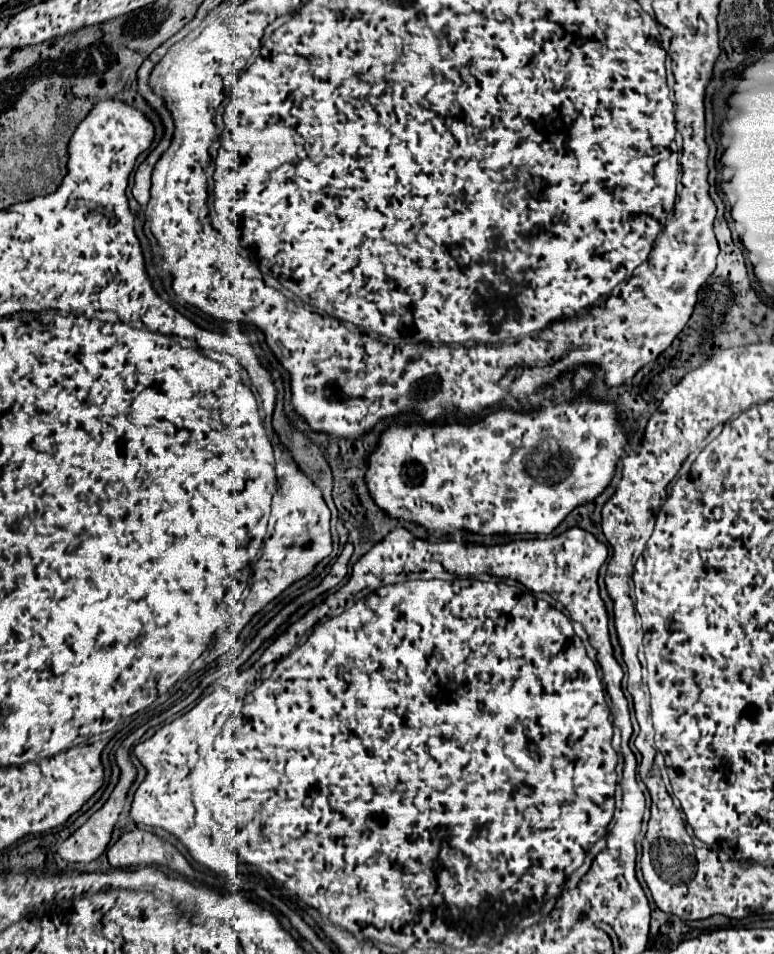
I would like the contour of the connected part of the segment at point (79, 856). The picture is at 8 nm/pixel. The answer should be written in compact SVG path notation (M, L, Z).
M123 742L116 751L115 757L121 770L117 786L113 788L113 792L111 792L111 796L107 798L107 802L105 802L105 804L103 804L103 806L101 806L101 808L81 826L81 828L77 828L61 846L57 846L57 856L61 856L65 862L91 862L91 860L99 858L99 856L105 852L105 848L107 848L107 844L109 844L109 840L111 840L113 824L115 824L119 812L123 810L125 794L127 794L127 790L129 790L129 786L131 786L131 782L134 782L137 774L135 767L129 759L129 748L125 742Z

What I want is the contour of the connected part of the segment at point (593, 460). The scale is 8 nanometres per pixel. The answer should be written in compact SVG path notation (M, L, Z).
M575 398L571 402L561 402L561 404L553 404L547 402L545 410L539 414L531 414L531 416L523 416L517 412L509 412L509 410L499 410L493 412L485 418L481 418L479 422L473 422L471 426L433 426L433 424L411 424L411 426L399 426L399 424L391 424L379 440L379 446L375 448L375 452L367 458L369 462L369 470L367 470L367 486L369 492L373 496L373 500L391 516L391 518L405 518L405 520L413 520L429 530L437 530L437 532L455 532L455 530L471 530L471 532L479 532L479 534L551 534L561 520L579 504L585 504L593 498L597 498L605 486L611 482L613 478L613 470L615 470L615 462L617 458L623 454L625 448L625 438L621 434L621 426L617 422L617 410L611 402L589 402L585 398Z

